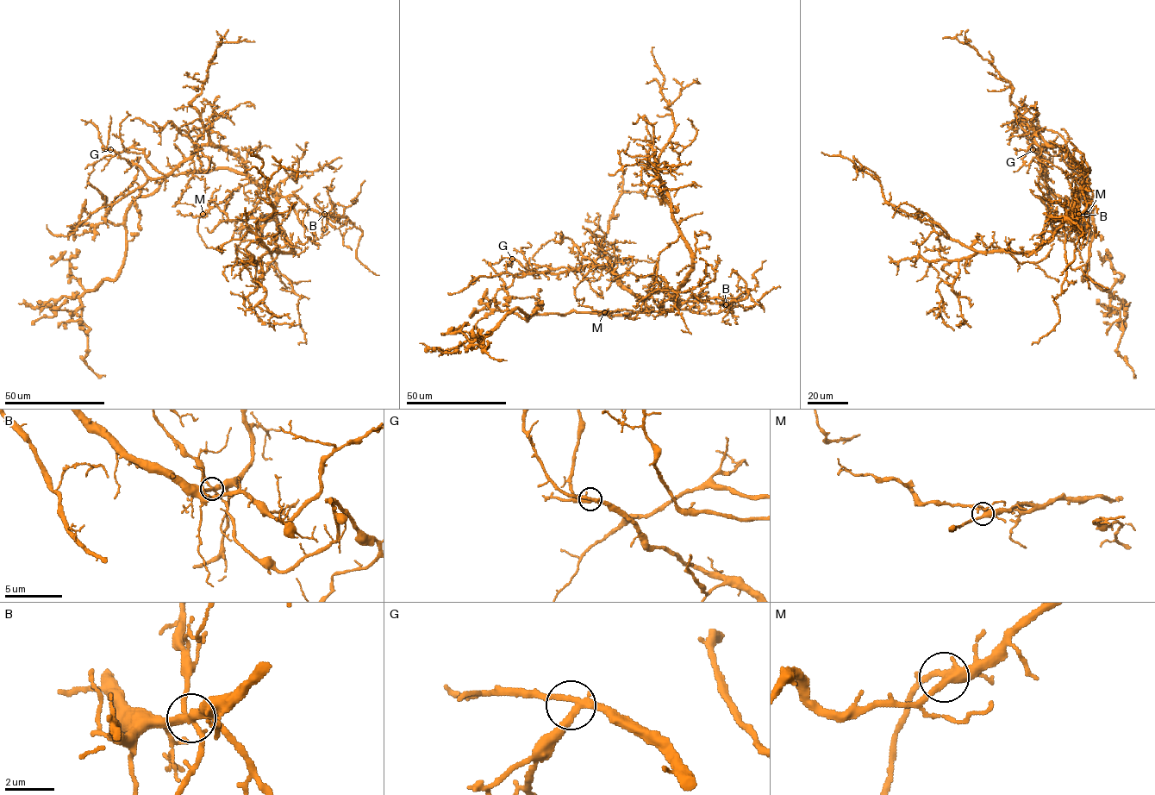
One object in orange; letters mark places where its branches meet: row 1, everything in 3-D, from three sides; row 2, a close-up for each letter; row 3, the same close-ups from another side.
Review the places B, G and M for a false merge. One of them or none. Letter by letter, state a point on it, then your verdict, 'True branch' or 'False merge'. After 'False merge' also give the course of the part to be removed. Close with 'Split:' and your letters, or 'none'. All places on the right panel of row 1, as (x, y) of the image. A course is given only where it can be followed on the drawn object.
B: Place: (1078, 214). False merge. Course of the part to remove: (1078, 214), (1075, 228), (1066, 218), (1074, 222), (1083, 232), (1075, 249), (1074, 260), (1062, 275)
G: Place: (1033, 149). True branch
M: Place: (1087, 214). True branch
Split: B

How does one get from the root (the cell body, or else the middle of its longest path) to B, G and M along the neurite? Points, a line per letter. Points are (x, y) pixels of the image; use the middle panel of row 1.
B: (655, 310), (675, 309), (686, 302), (707, 301), (711, 297), (720, 297), (726, 303)
G: (655, 310), (648, 309), (639, 297), (628, 291), (607, 269), (583, 265), (558, 273), (529, 273), (512, 259)
M: (655, 310), (637, 312), (617, 309), (604, 312)

